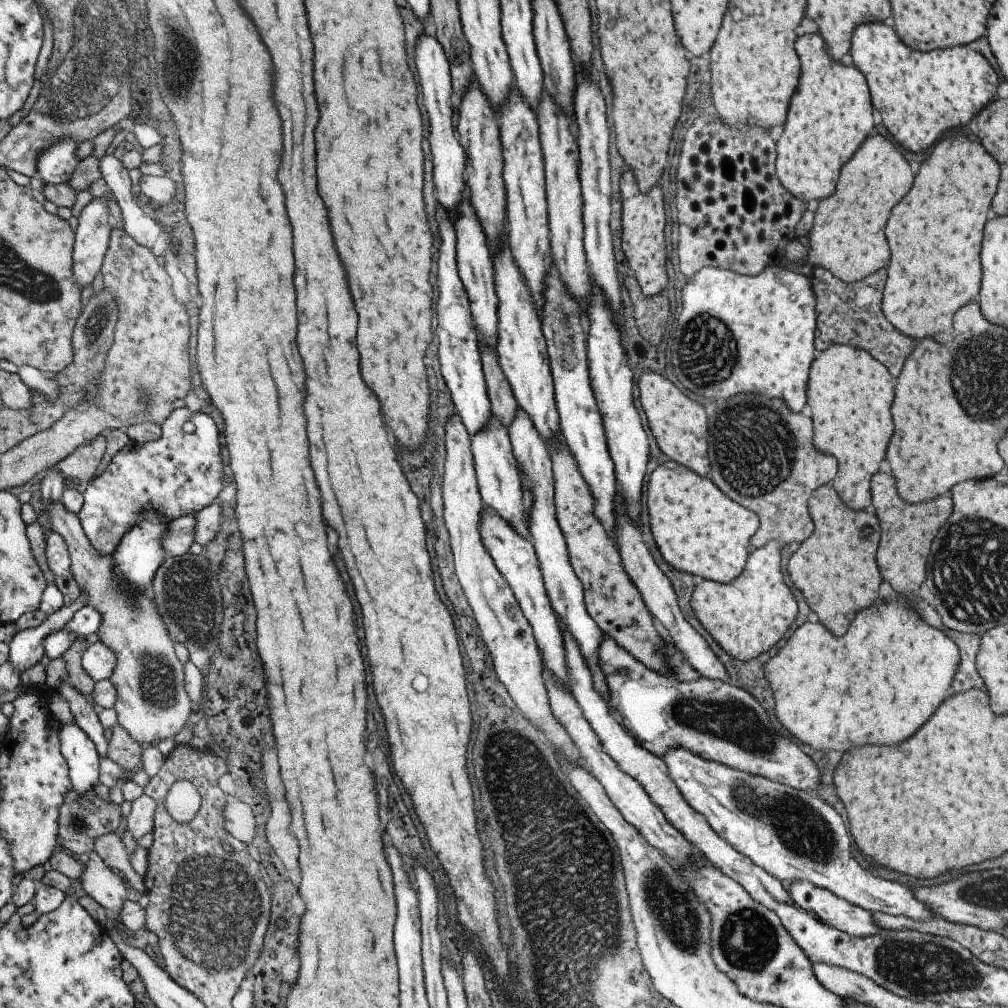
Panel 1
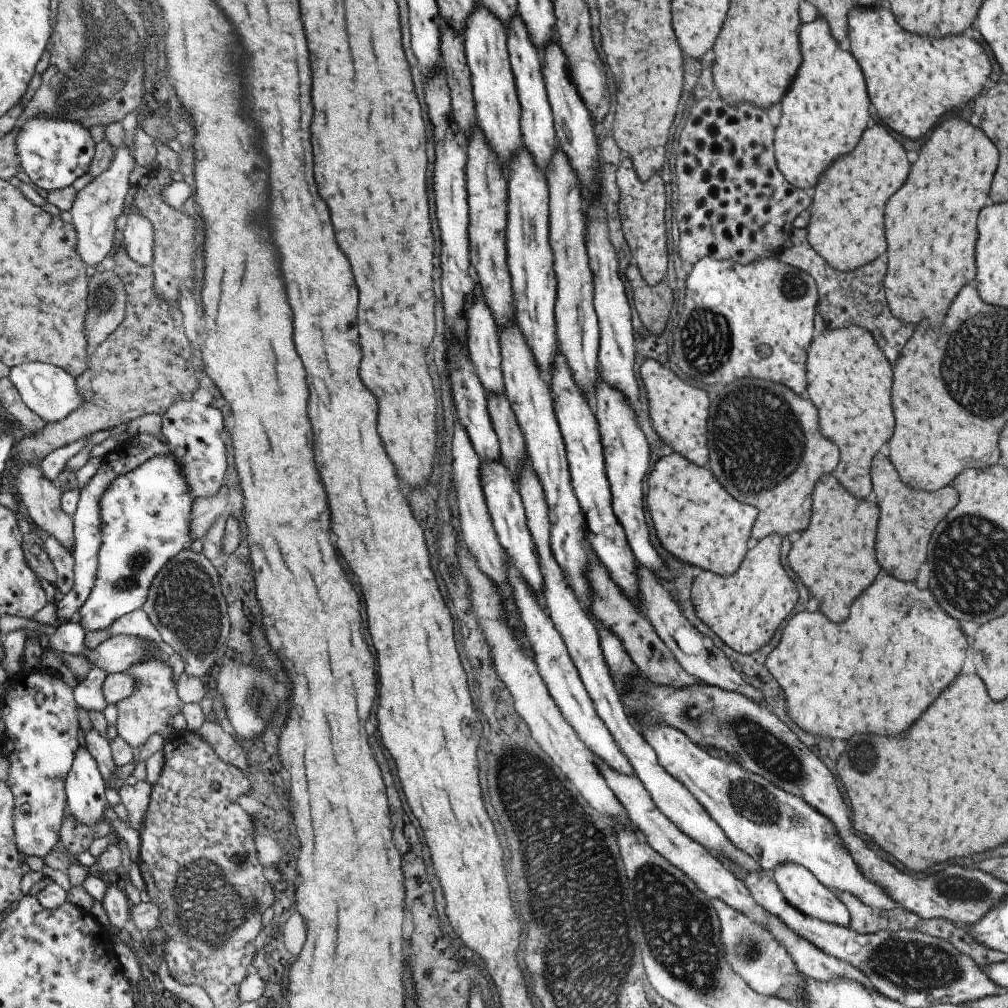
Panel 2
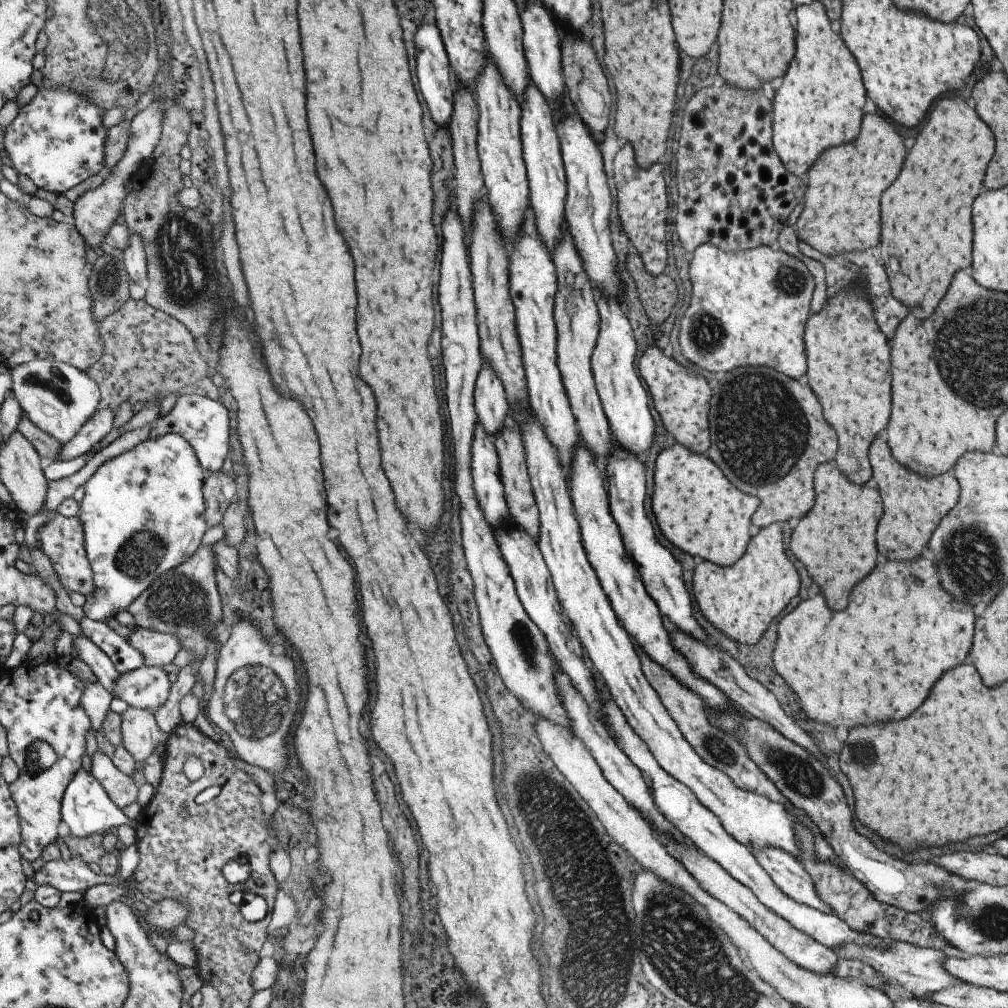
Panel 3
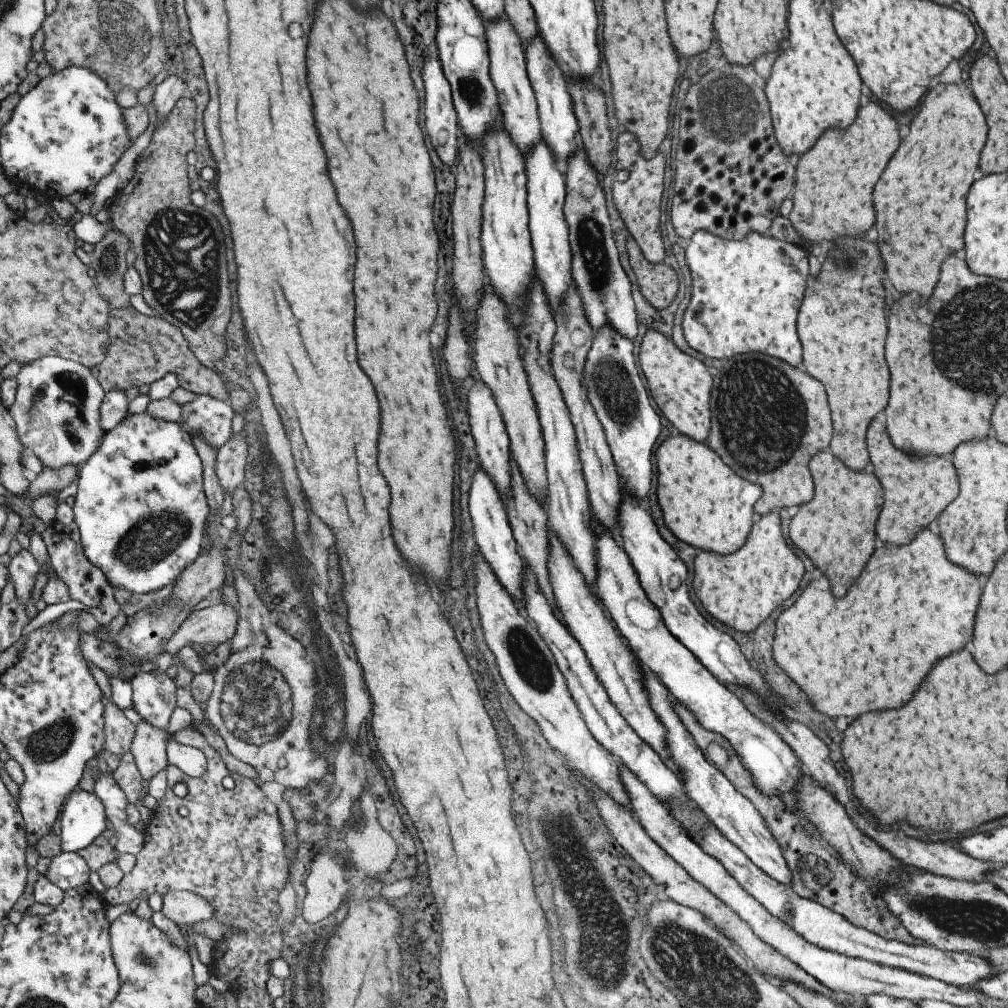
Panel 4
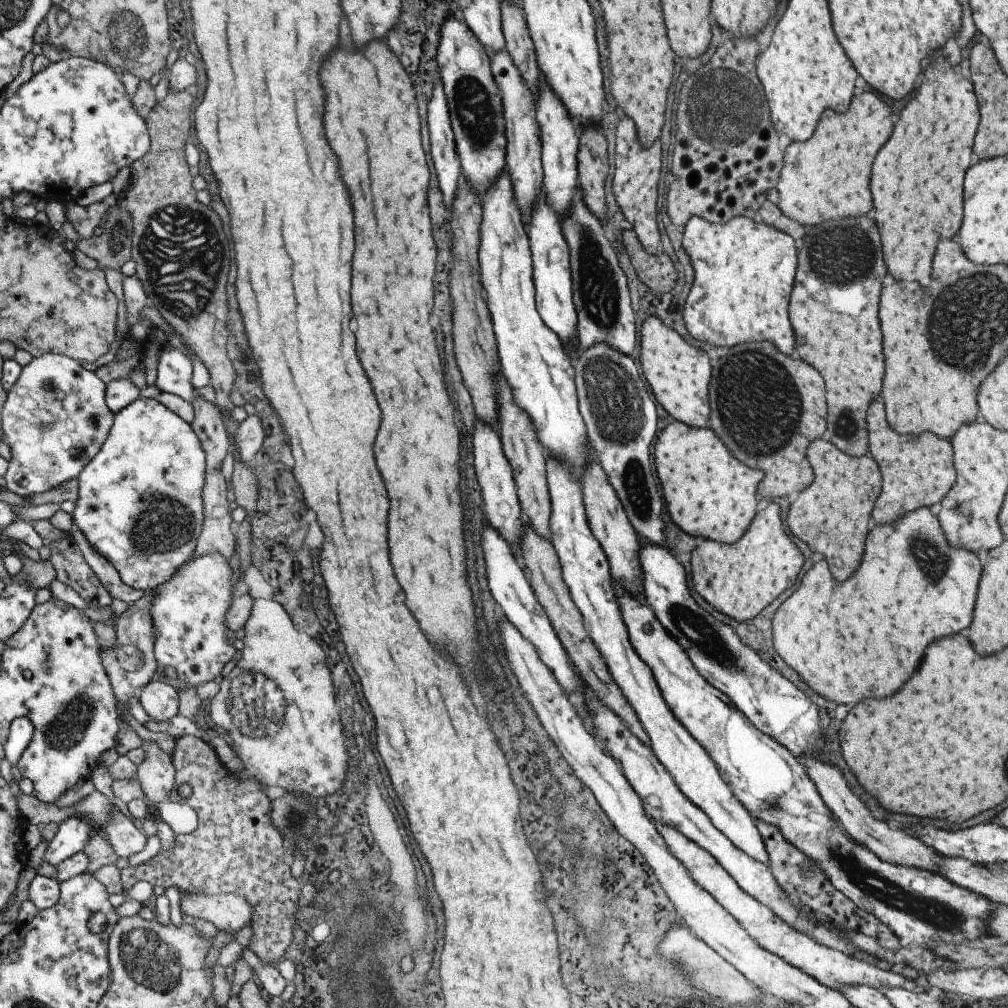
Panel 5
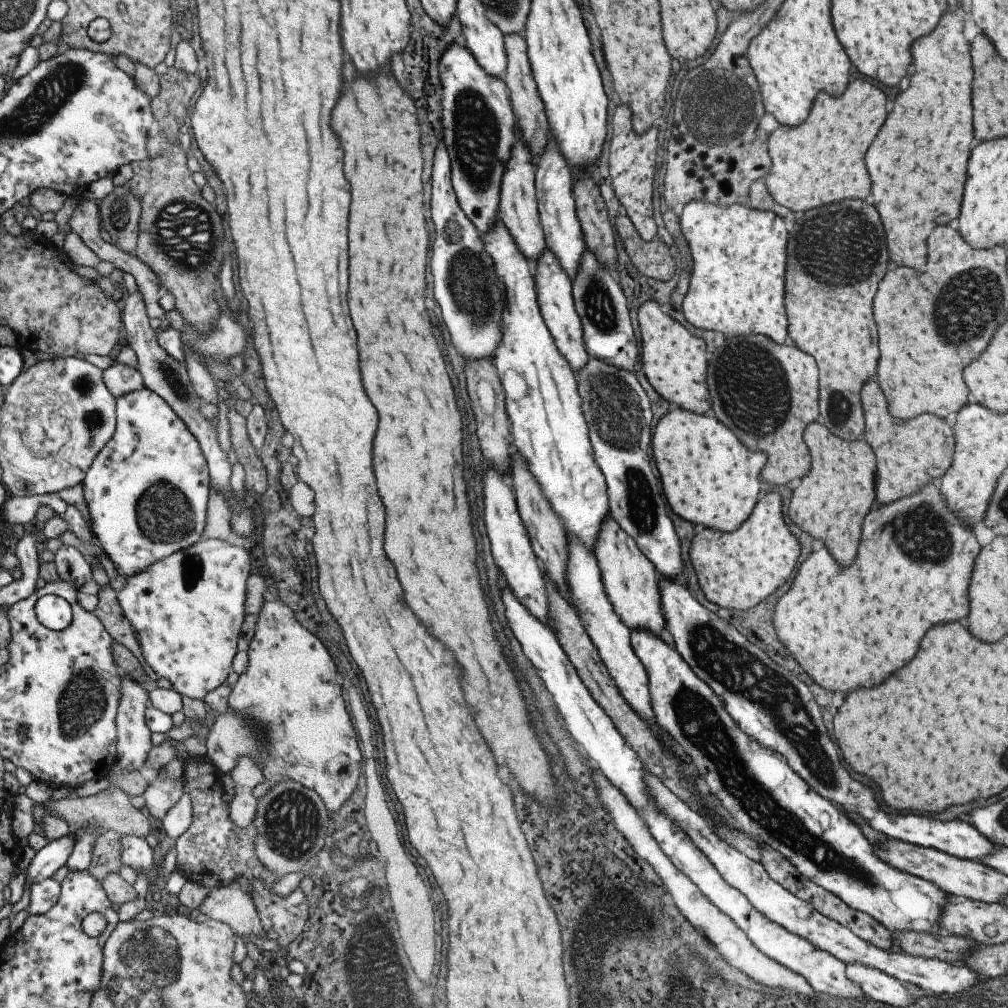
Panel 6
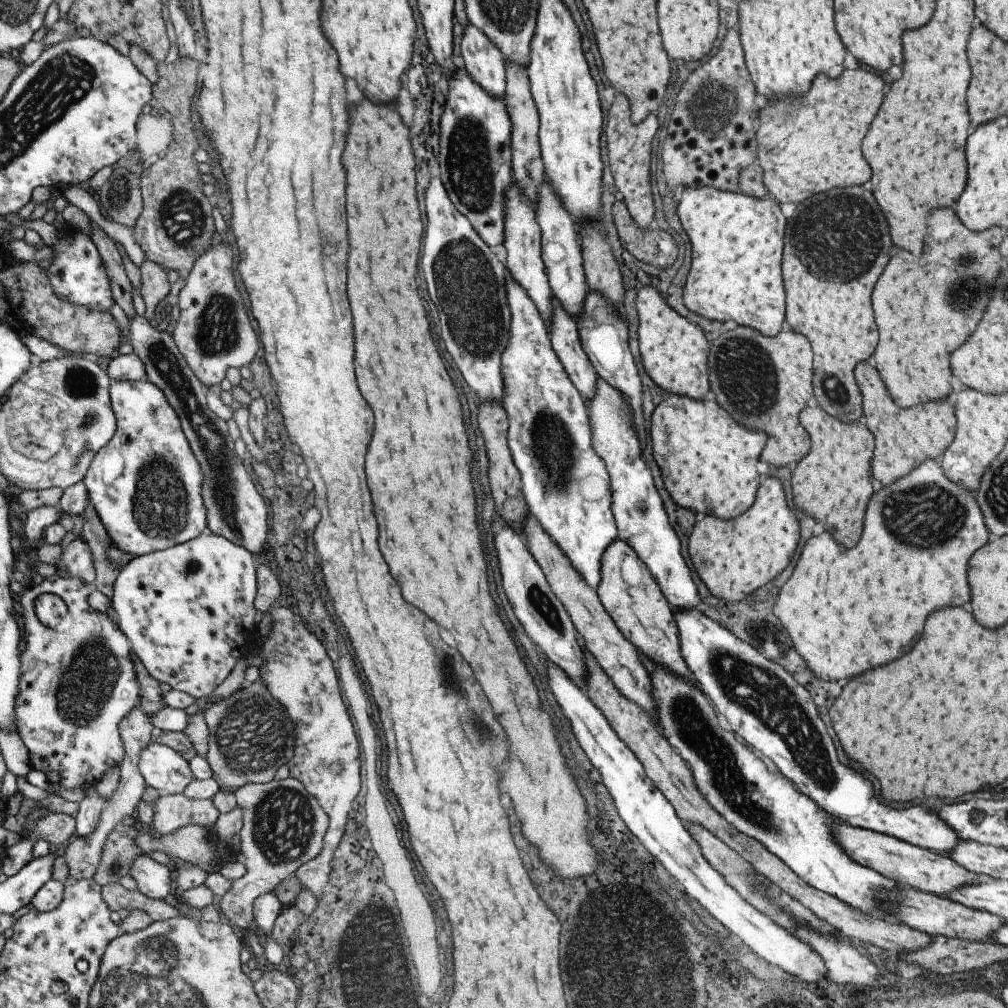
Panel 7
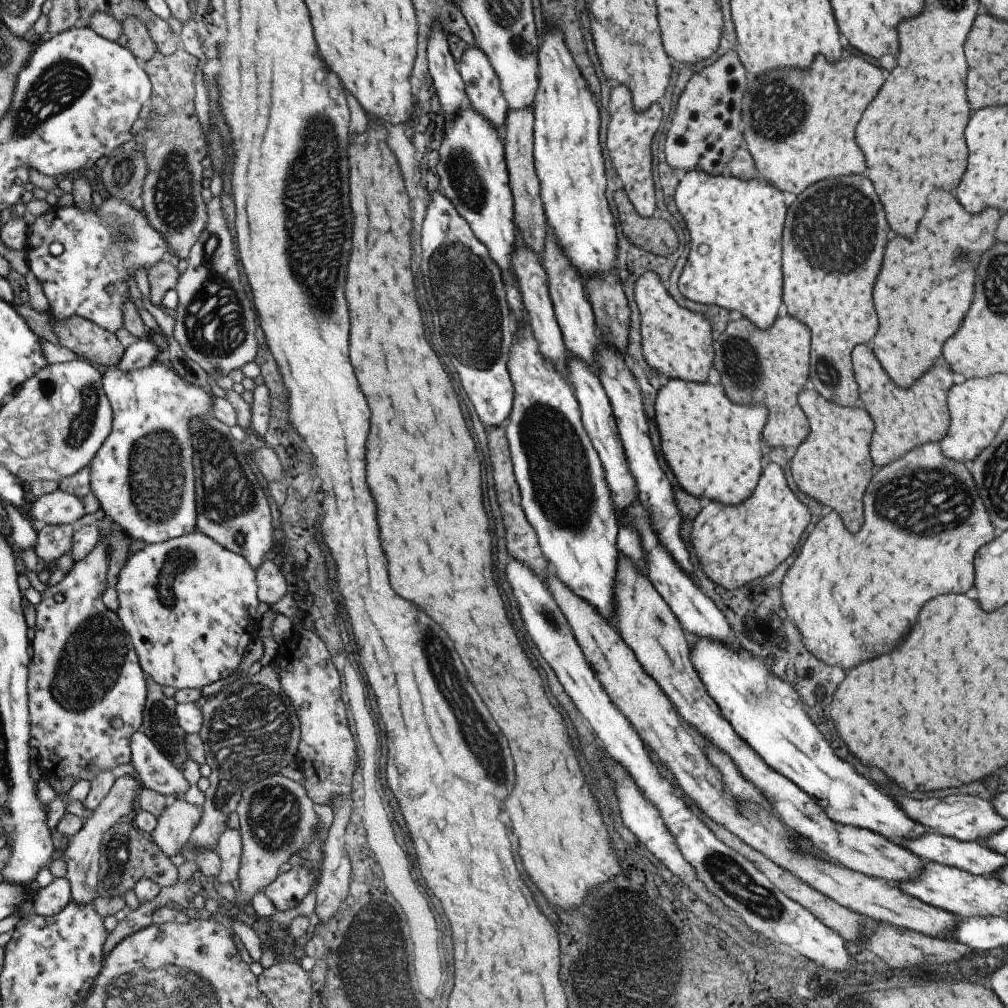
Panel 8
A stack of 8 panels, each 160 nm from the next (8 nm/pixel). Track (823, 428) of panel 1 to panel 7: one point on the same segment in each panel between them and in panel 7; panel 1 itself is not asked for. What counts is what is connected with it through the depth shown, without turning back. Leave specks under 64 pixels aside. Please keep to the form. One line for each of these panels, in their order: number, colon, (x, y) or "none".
2: (847, 376)
3: (847, 357)
4: (840, 323)
5: (833, 303)
6: (829, 318)
7: (827, 270)

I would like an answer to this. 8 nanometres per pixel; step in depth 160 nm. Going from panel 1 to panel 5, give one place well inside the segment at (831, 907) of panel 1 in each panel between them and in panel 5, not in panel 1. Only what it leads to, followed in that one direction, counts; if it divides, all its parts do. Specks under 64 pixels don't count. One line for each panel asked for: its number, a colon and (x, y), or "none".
2: (799, 887)
3: (786, 872)
4: (735, 818)
5: (584, 568)

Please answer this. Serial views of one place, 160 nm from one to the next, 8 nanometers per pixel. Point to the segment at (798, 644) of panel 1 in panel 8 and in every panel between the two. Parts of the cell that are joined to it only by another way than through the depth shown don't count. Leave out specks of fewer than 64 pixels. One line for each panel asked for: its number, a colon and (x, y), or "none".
2: (837, 679)
3: (903, 631)
4: (887, 638)
5: (903, 597)
6: (846, 627)
7: (838, 607)
8: (852, 597)

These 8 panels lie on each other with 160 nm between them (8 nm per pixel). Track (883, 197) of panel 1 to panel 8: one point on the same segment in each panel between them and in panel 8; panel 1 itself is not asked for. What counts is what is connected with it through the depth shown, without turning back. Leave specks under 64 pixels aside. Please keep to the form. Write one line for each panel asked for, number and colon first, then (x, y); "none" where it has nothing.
2: (845, 228)
3: (840, 213)
4: (831, 195)
5: (824, 178)
6: (819, 162)
7: (808, 144)
8: (798, 126)

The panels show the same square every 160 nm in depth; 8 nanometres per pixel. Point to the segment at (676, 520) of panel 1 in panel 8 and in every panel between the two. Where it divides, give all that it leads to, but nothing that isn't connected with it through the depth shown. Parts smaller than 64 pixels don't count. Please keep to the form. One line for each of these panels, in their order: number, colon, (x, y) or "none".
2: (694, 519)
3: (697, 511)
4: (703, 504)
5: (705, 491)
6: (706, 477)
7: (707, 463)
8: (712, 447)

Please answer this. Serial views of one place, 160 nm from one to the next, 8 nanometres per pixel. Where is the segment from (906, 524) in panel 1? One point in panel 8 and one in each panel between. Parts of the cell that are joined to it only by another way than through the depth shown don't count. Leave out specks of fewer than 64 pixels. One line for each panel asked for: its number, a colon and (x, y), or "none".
2: (906, 518)
3: (915, 506)
4: (913, 495)
5: (915, 472)
6: (909, 454)
7: (903, 438)
8: (902, 418)

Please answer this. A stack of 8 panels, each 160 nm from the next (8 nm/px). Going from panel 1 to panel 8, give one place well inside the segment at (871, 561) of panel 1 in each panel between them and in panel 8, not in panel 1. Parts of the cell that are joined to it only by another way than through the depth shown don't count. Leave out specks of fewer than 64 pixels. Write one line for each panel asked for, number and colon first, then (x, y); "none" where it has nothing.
2: (829, 548)
3: (835, 564)
4: (843, 500)
5: (834, 510)
6: (829, 504)
7: (832, 483)
8: (832, 465)

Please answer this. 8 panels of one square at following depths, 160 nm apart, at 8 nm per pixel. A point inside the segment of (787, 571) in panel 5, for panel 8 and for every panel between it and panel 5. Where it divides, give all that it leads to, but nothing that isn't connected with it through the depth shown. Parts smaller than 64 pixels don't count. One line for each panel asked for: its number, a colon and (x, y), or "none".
6: (736, 571)
7: (733, 559)
8: (733, 546)

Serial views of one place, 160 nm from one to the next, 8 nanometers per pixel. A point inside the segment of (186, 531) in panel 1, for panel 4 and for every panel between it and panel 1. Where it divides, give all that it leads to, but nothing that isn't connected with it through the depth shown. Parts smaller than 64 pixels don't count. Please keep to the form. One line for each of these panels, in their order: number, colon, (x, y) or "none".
2: (204, 511)
3: (218, 490)
4: (230, 461)

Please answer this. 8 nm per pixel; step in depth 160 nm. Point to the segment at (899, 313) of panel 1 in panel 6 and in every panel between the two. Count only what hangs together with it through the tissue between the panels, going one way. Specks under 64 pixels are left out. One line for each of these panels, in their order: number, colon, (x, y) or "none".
2: (930, 230)
3: (926, 231)
4: (919, 200)
5: (916, 178)
6: (910, 203)

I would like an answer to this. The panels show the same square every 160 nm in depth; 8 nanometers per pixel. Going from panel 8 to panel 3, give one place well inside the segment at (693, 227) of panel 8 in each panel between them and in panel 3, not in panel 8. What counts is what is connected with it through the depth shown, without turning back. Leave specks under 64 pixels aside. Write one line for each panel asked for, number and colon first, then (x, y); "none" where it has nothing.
3: (746, 308)
4: (745, 294)
5: (743, 272)
6: (736, 287)
7: (736, 241)

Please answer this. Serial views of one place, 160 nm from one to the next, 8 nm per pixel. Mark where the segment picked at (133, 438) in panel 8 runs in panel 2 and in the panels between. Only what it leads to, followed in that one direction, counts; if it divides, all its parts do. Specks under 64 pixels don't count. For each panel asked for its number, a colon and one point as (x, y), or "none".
2: (145, 513)
3: (142, 512)
4: (139, 507)
5: (139, 505)
6: (146, 491)
7: (145, 484)

